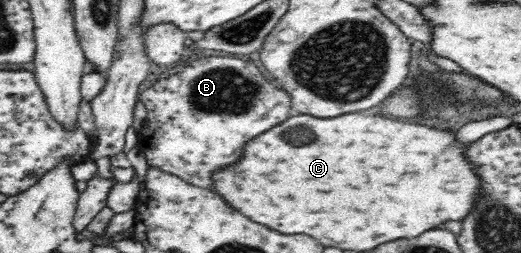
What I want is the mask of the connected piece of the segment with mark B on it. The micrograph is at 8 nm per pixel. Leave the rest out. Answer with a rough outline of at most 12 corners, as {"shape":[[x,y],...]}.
{"shape":[[193,58],[138,96],[148,166],[211,191],[292,114],[251,61]]}

